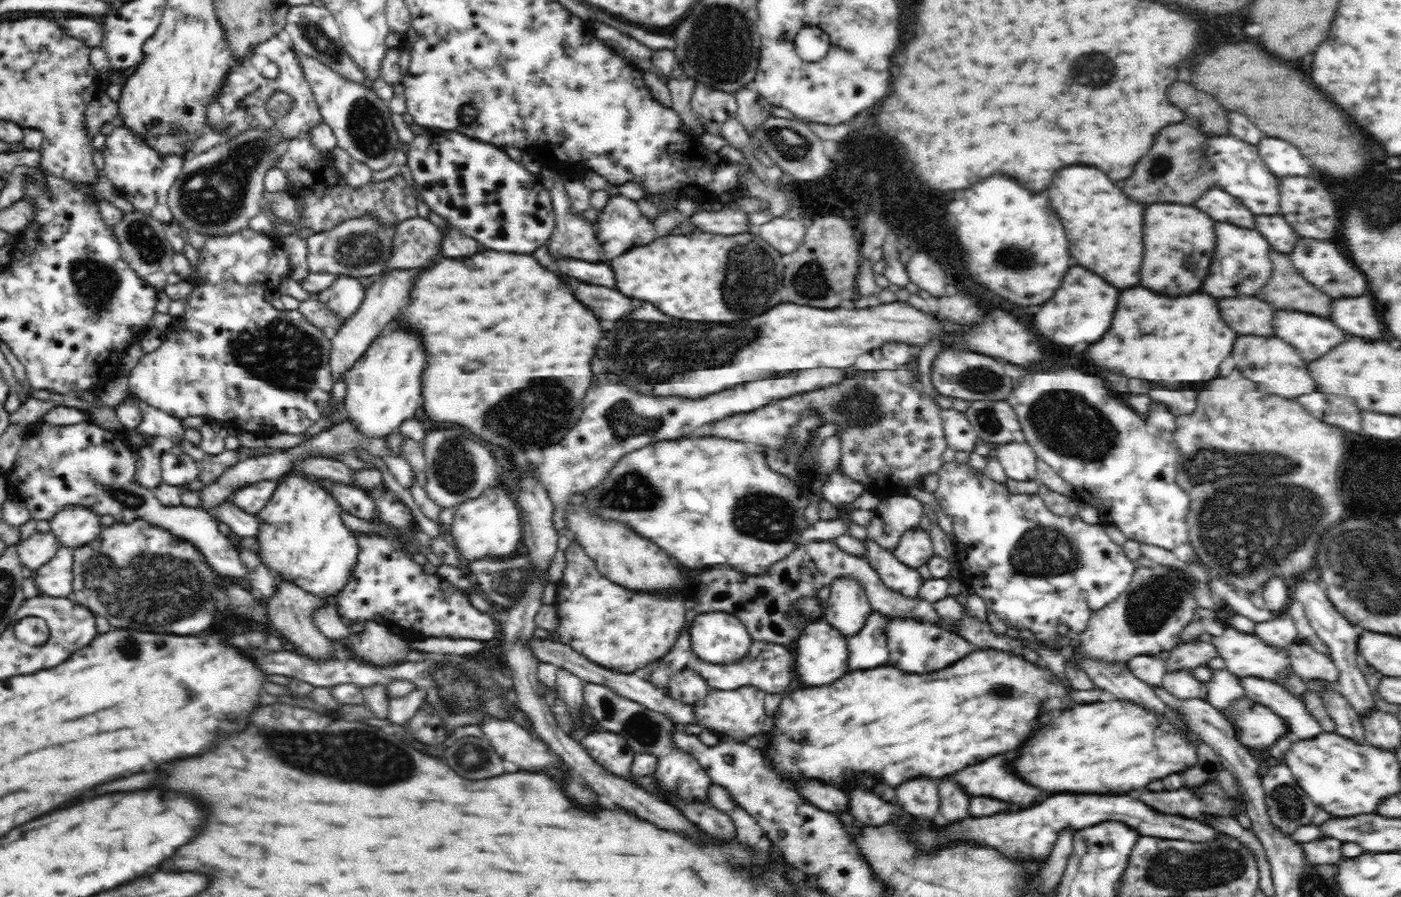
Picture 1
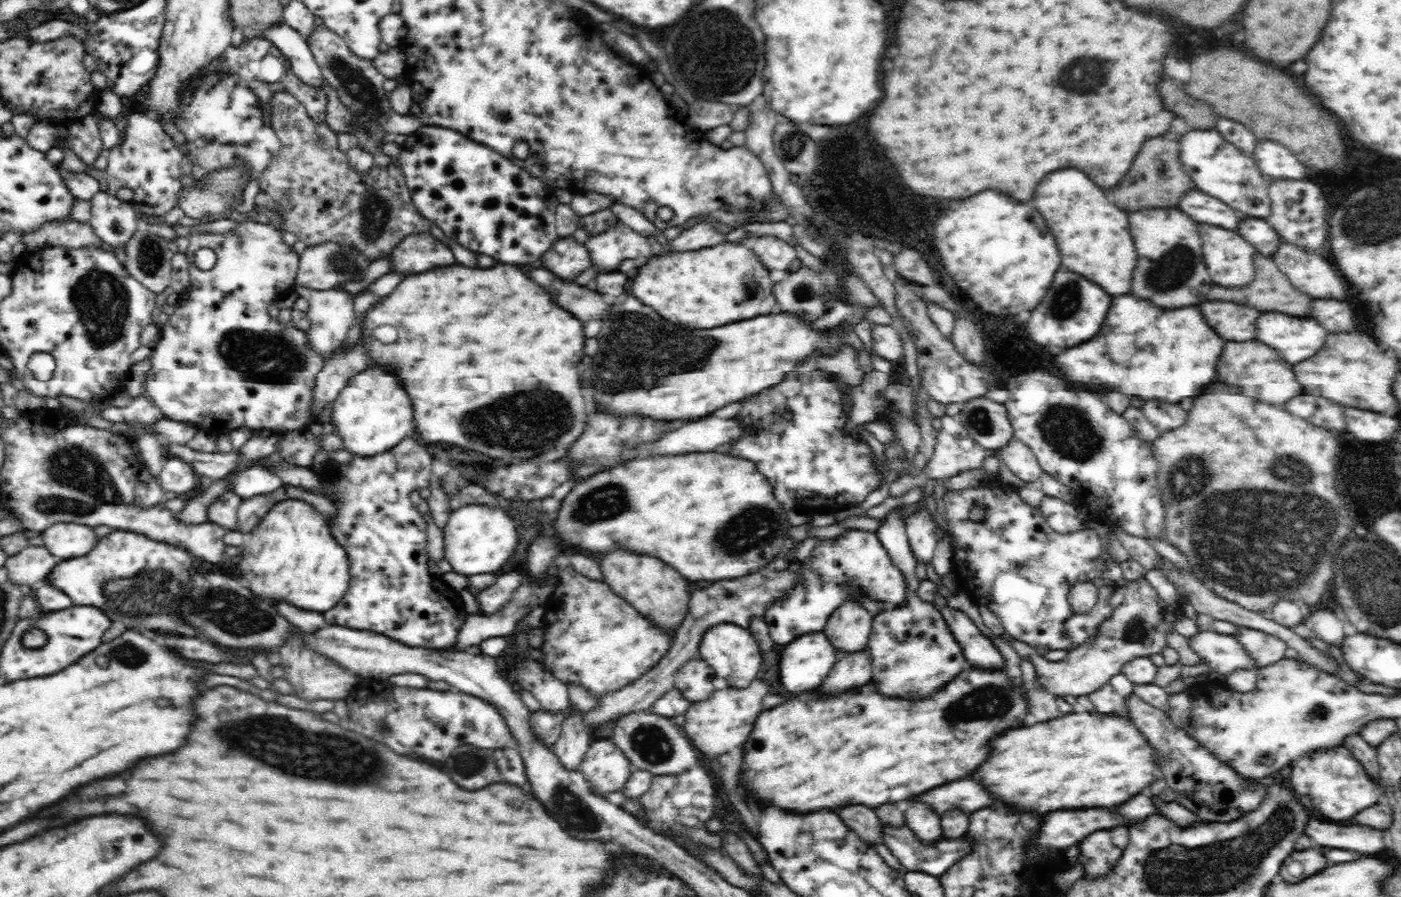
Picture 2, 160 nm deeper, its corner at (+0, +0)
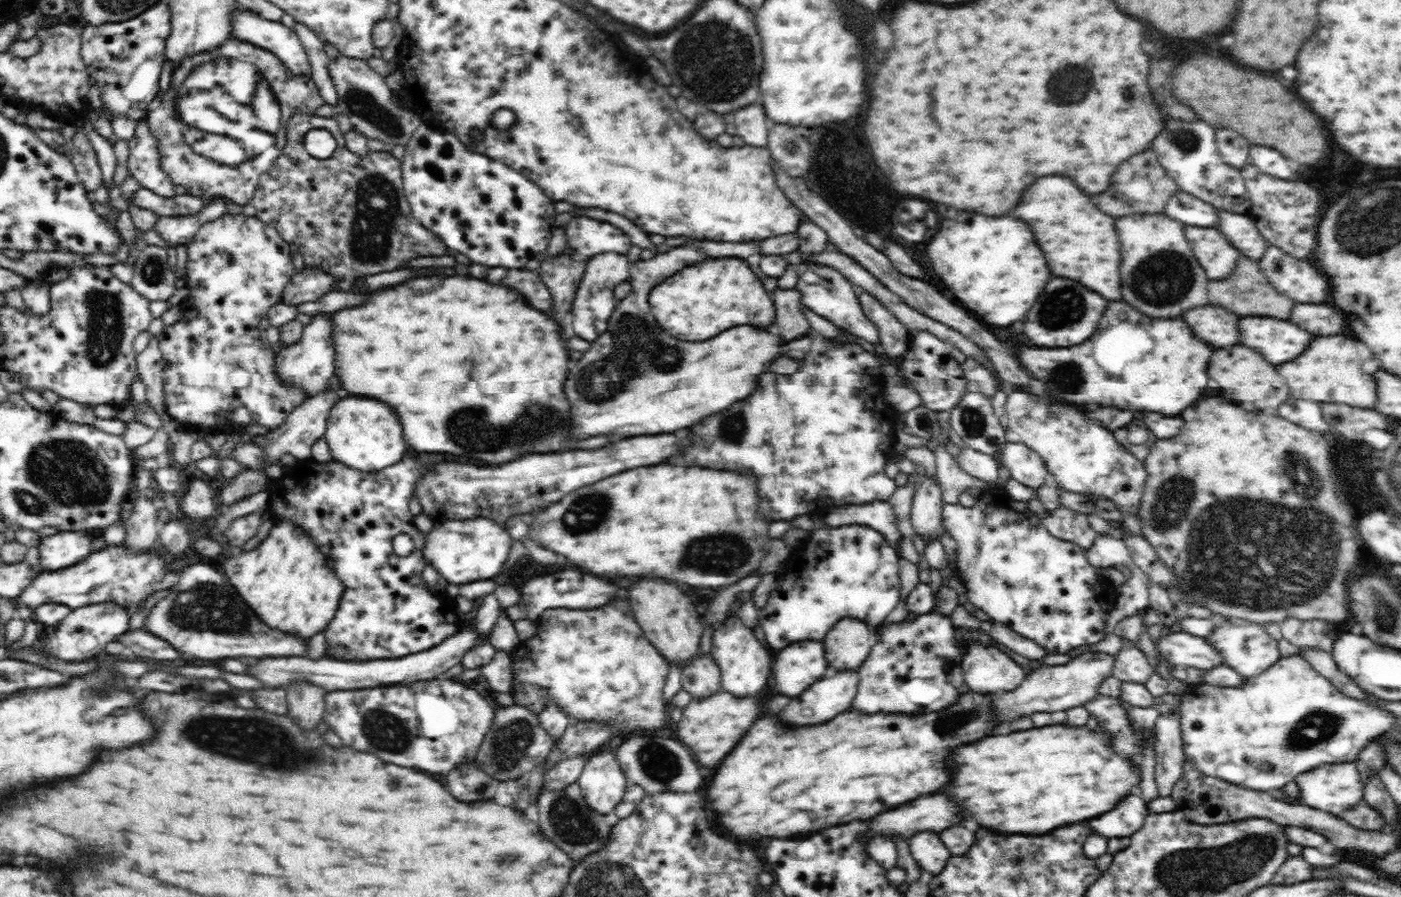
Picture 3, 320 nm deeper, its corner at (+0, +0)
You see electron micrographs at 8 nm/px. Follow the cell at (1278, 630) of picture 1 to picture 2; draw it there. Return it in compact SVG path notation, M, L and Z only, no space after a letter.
M1239 627L1238 631L1230 636L1234 636L1233 640L1242 645L1244 651L1250 655L1254 670L1266 668L1284 658L1287 645L1270 633Z

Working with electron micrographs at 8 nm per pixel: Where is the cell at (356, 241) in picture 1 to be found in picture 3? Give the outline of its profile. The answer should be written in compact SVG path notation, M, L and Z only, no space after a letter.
M320 268L302 270L286 284L280 298L287 305L299 305L305 302L316 302L323 294L332 291L337 280L334 277L321 272Z

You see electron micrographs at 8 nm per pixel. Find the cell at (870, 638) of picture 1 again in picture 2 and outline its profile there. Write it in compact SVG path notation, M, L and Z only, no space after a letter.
M864 649L855 653L839 656L831 669L830 675L820 684L820 692L842 693L846 688L857 689L870 682L873 667L870 662L870 653Z

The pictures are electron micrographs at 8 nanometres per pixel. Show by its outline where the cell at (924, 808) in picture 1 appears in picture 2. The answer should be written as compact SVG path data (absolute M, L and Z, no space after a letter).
M912 802L910 810L906 812L906 820L908 820L908 828L916 832L916 838L922 844L934 844L936 840L940 840L942 832L940 832L940 818L924 804Z

